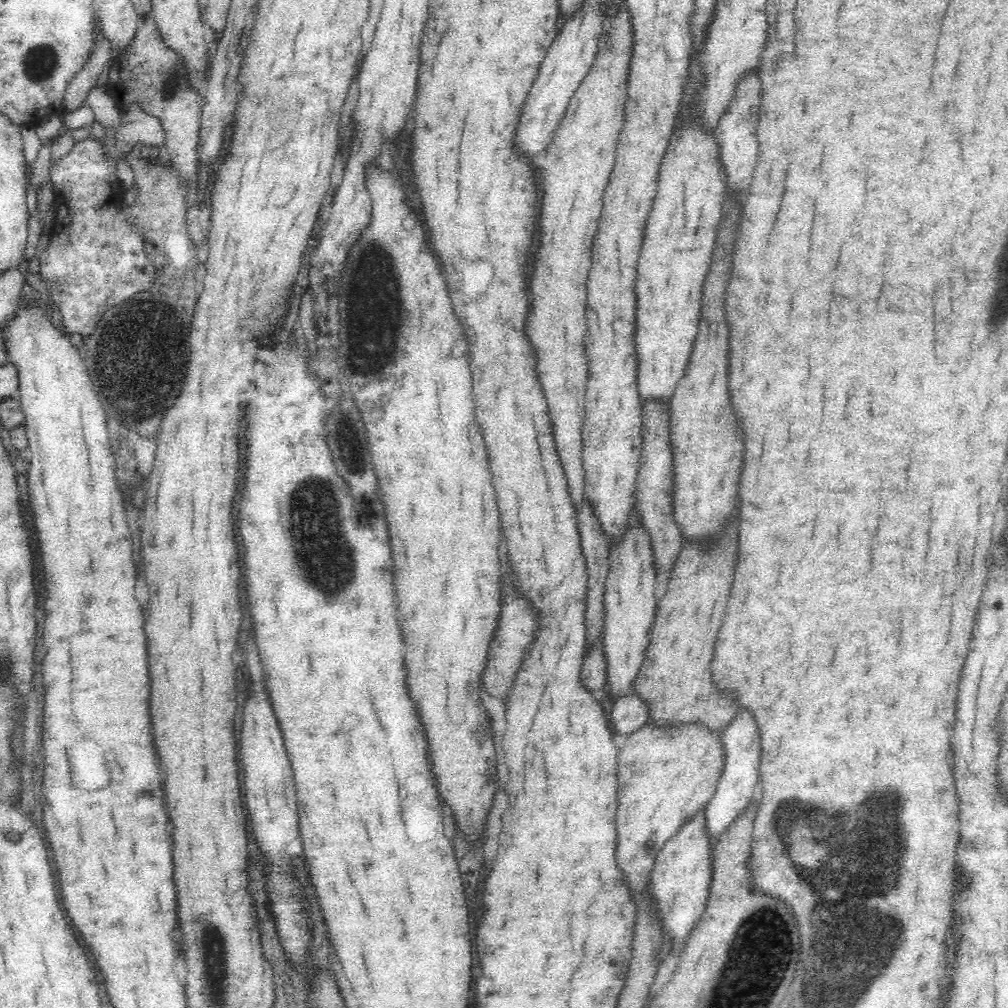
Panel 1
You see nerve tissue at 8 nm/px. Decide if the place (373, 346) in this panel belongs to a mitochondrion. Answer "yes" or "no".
yes

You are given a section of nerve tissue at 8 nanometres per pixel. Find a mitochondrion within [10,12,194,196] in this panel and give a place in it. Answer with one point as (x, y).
(40, 62)

